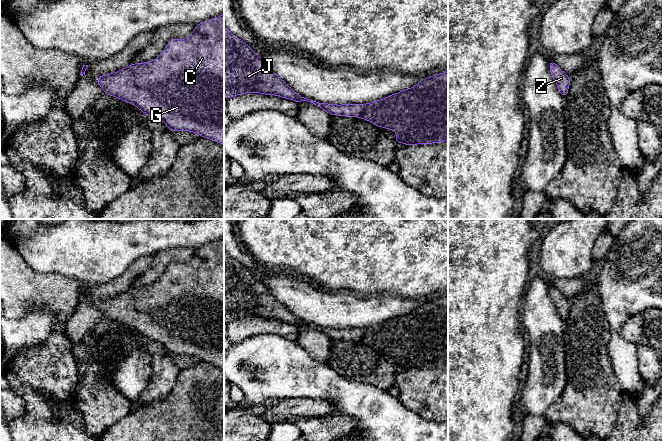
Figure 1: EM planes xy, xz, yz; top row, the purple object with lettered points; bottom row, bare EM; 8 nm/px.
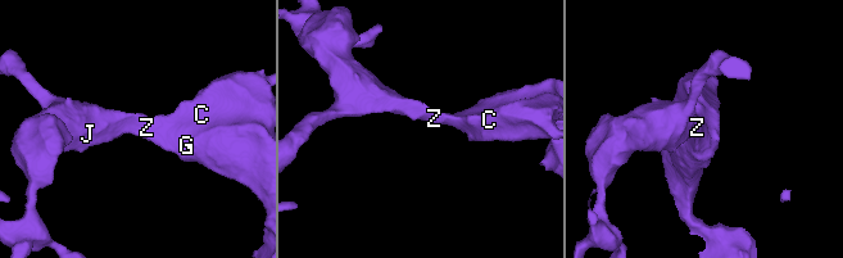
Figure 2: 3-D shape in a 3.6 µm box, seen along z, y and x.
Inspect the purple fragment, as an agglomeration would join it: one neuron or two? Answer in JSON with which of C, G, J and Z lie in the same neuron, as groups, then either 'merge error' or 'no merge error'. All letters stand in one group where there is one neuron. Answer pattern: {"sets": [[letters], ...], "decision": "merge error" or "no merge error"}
{"sets": [["C", "G", "J", "Z"]], "decision": "no merge error"}

